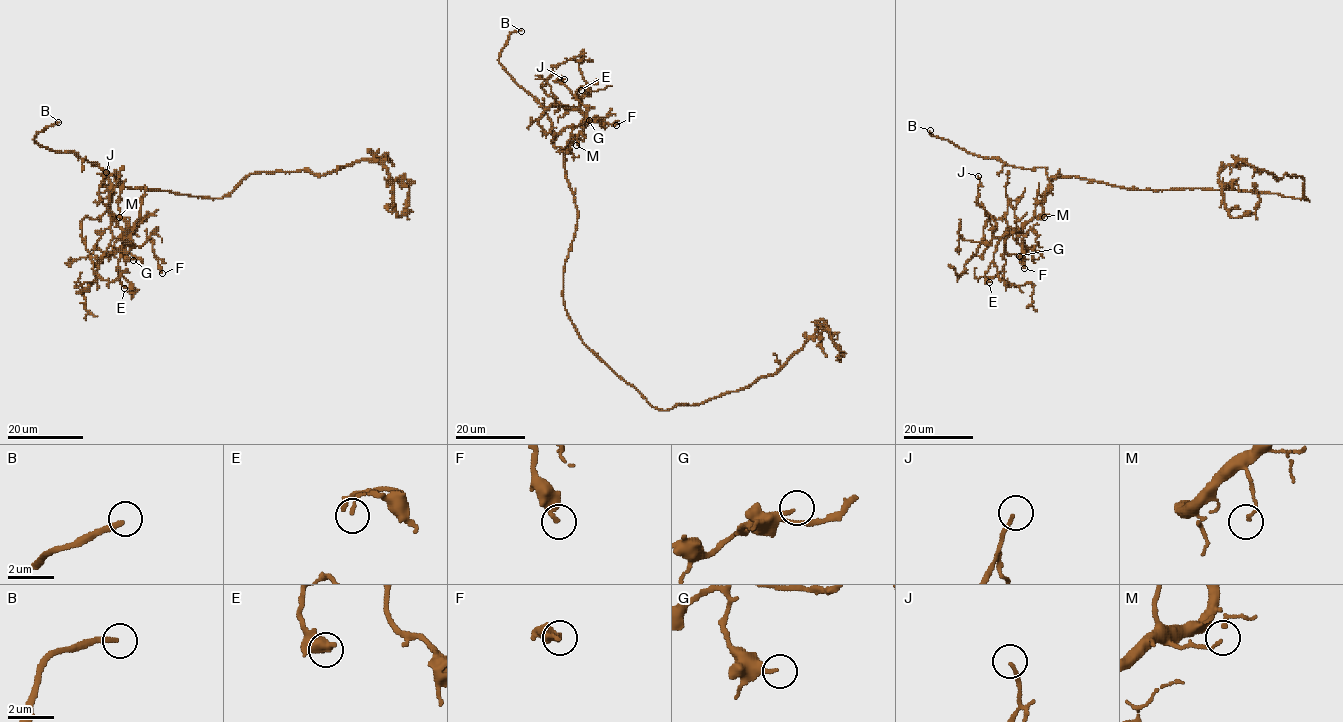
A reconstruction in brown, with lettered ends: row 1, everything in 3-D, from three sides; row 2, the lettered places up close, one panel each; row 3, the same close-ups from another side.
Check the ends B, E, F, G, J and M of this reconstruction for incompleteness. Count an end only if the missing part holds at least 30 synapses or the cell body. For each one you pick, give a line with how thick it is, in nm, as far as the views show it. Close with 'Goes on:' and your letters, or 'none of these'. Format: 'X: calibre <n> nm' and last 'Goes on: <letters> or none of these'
B: calibre 220 nm
Goes on: B

